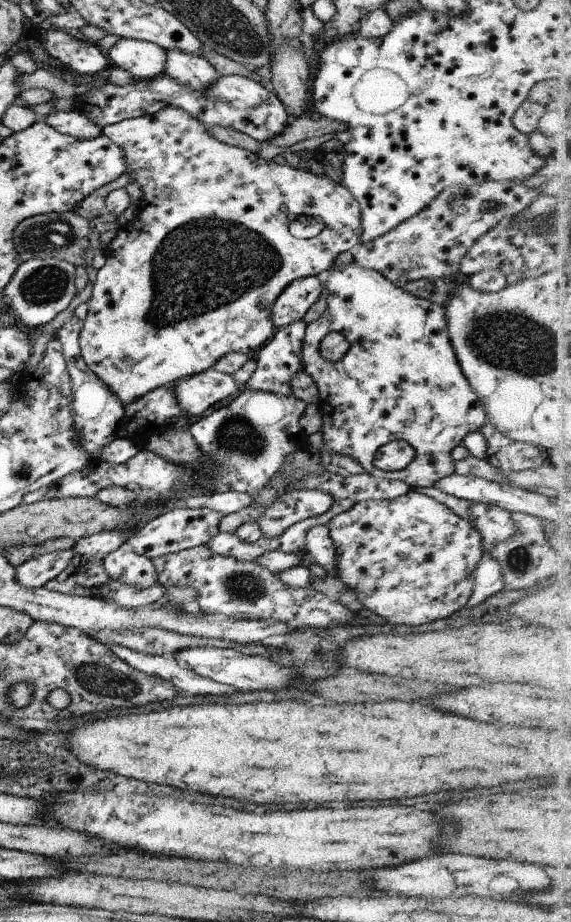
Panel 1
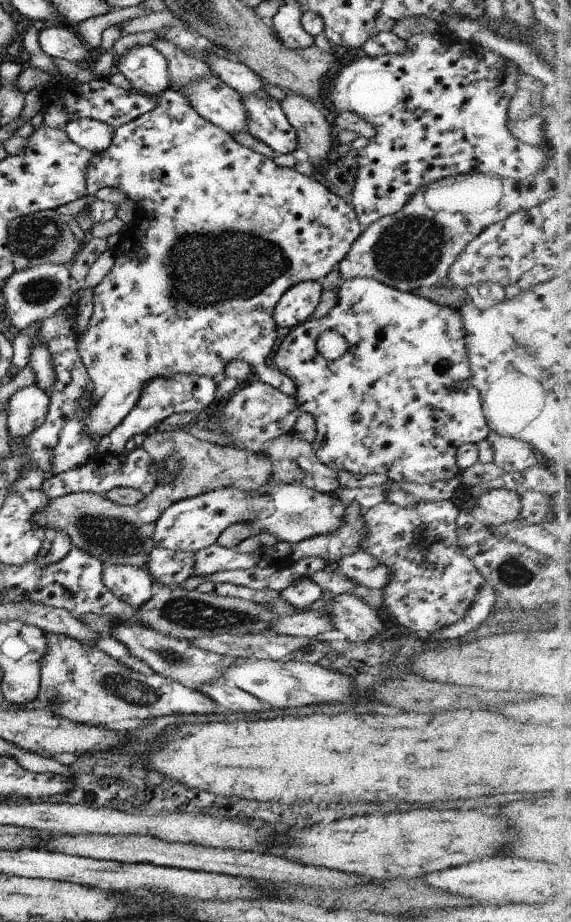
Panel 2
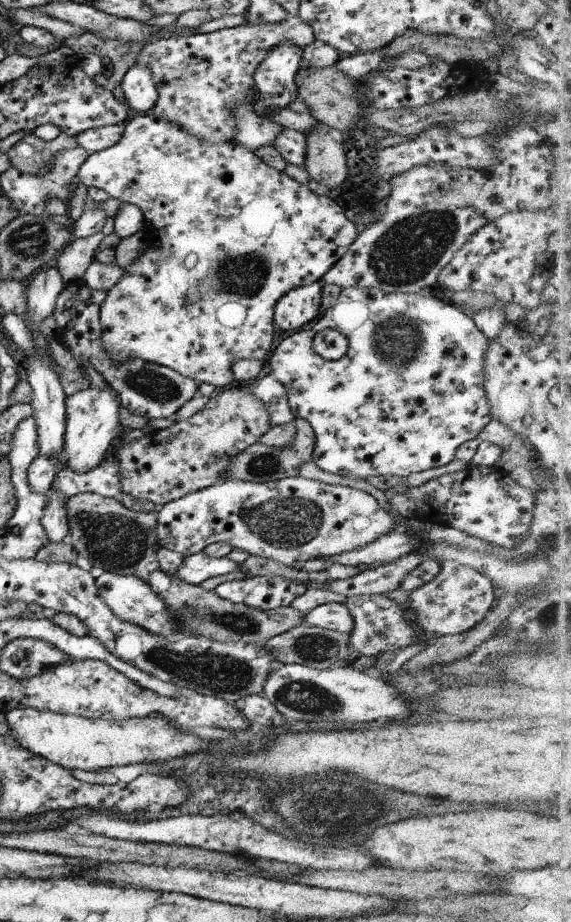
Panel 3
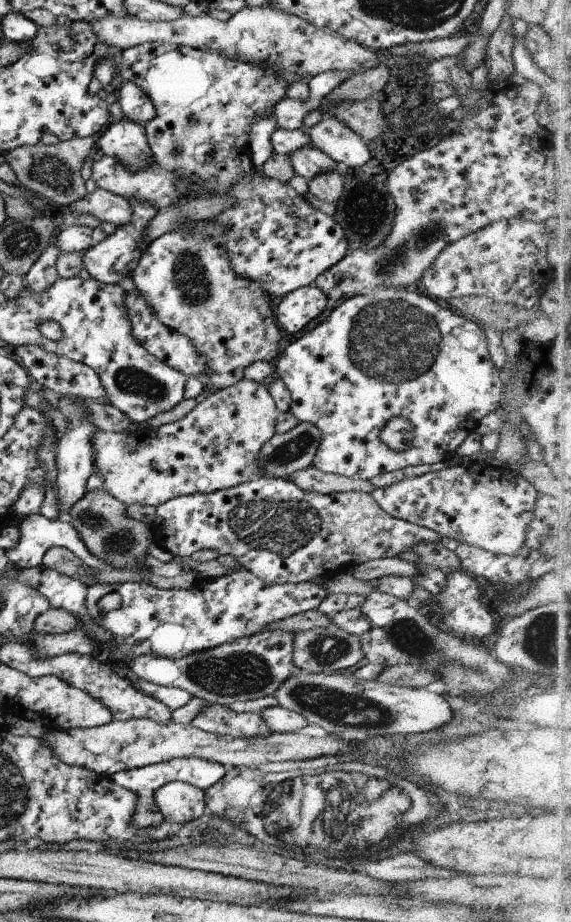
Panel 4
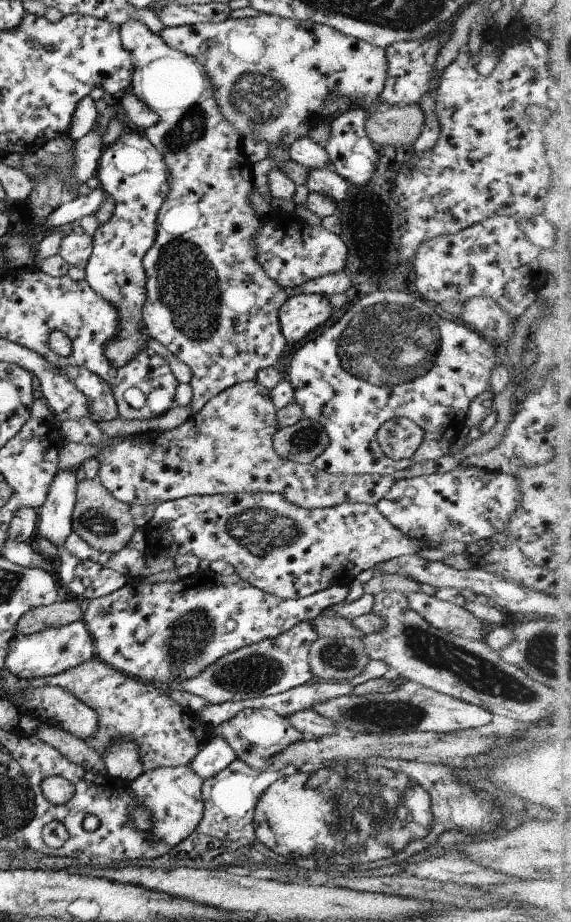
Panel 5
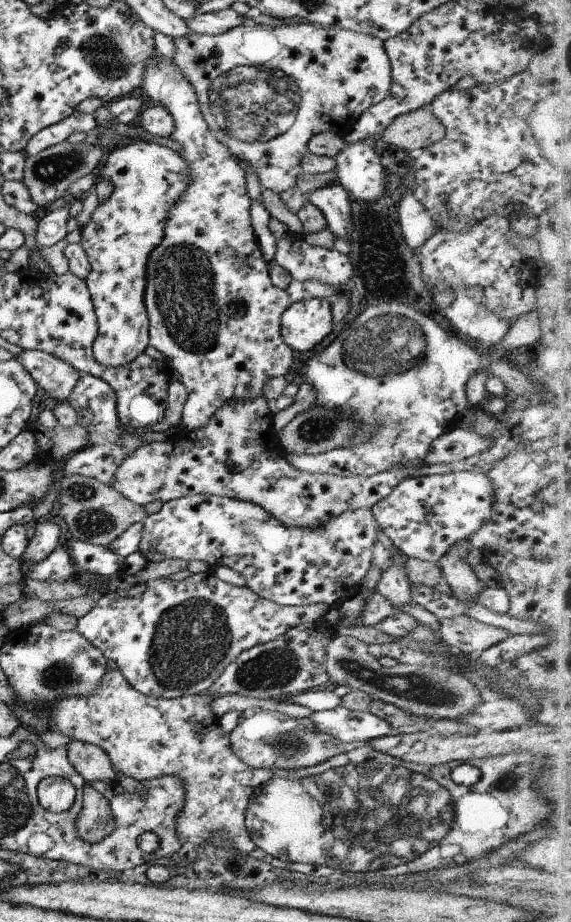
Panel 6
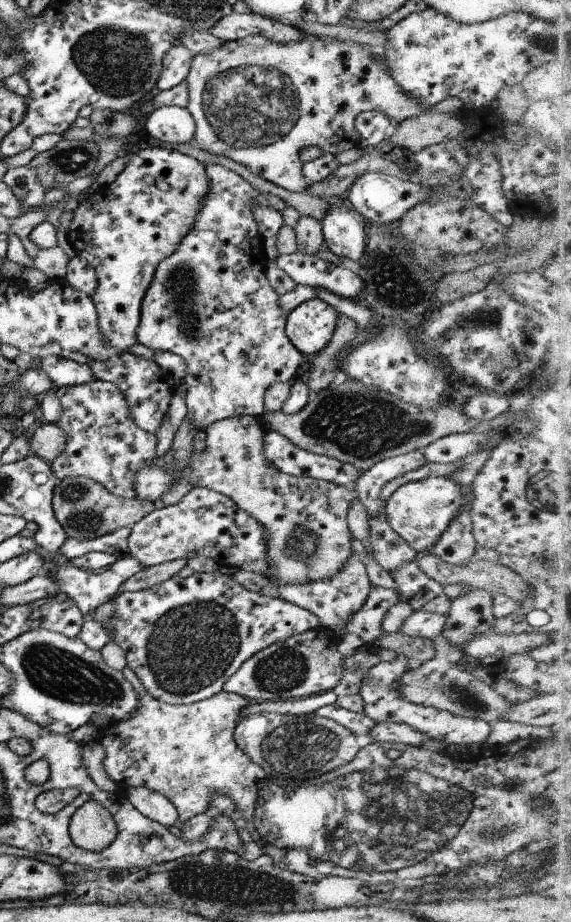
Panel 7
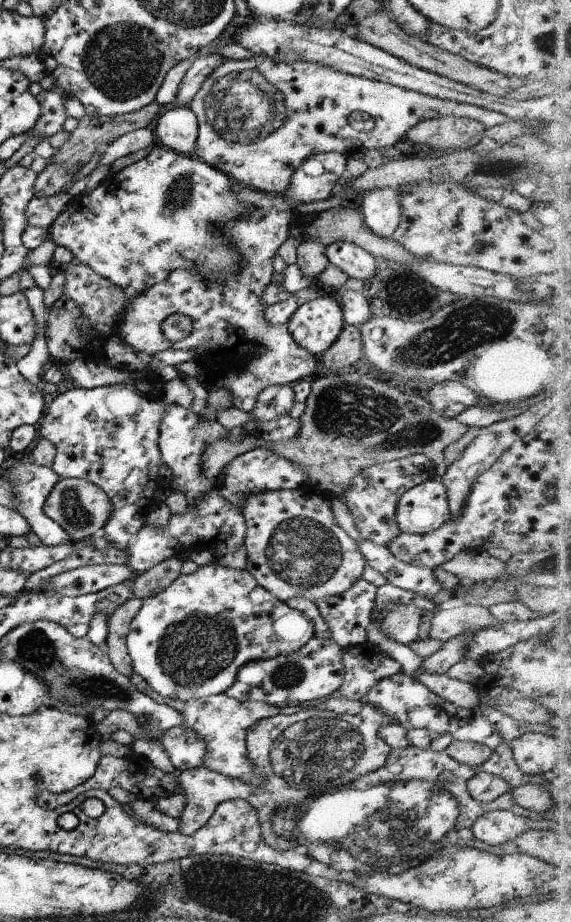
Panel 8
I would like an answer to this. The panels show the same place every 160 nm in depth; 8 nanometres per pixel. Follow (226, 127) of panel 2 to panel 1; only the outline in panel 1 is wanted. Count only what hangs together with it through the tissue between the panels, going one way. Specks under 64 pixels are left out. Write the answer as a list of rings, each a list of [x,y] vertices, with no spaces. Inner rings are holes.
[[[165,50],[163,70],[169,78],[177,80],[177,84],[193,90],[207,88],[209,84],[213,84],[213,80],[217,80],[218,74],[203,57],[181,50]]]

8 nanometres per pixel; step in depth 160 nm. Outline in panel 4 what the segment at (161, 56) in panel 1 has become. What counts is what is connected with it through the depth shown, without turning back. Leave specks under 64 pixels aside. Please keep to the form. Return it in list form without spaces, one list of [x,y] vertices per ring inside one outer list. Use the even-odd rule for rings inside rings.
[[[125,80],[118,88],[116,101],[119,103],[125,118],[129,121],[143,125],[153,119],[154,109],[149,98],[133,82]]]

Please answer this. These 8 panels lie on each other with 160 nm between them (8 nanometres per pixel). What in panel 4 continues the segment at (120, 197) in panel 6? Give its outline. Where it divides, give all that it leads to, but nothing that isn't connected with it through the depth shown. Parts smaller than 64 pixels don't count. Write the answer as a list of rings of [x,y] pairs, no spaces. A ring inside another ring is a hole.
[[[125,117],[117,122],[110,122],[95,137],[95,148],[104,156],[117,158],[123,166],[137,172],[151,158],[149,146],[142,125],[129,121]],[[129,200],[128,204],[132,213],[129,222],[125,226],[116,228],[113,234],[105,236],[101,242],[83,253],[83,267],[91,279],[97,280],[97,283],[117,284],[119,280],[129,277],[133,268],[137,266],[144,249],[148,246],[143,242],[145,226],[156,215],[157,210],[153,210],[153,206],[143,200]]]

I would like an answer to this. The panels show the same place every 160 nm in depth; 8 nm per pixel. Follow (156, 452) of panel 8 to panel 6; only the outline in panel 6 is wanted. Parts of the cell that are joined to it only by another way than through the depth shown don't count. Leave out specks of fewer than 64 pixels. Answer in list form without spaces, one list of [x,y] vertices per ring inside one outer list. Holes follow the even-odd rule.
[[[80,375],[66,400],[72,409],[76,410],[76,424],[86,428],[86,443],[78,451],[71,453],[60,462],[61,474],[81,475],[89,477],[106,485],[111,485],[114,472],[125,457],[135,449],[147,444],[138,432],[126,433],[119,427],[116,415],[116,394],[113,389],[100,378],[91,375]]]

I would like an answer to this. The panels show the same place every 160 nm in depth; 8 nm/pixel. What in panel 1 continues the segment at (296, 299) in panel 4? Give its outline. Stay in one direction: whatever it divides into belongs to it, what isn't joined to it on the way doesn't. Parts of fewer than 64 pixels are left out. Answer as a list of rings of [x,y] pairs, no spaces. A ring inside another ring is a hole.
[[[316,276],[293,280],[271,306],[271,322],[275,329],[303,320],[307,310],[321,296],[321,290],[321,282]]]

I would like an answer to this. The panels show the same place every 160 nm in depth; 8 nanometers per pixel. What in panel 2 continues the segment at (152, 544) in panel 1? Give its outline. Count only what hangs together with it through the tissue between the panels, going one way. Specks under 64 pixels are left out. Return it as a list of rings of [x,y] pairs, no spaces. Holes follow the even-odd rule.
[[[277,484],[273,486],[267,494],[259,494],[259,492],[241,492],[237,488],[217,488],[211,492],[203,492],[199,496],[179,500],[165,508],[155,524],[153,524],[153,534],[149,540],[153,540],[151,544],[155,544],[155,548],[163,548],[180,552],[197,553],[203,548],[216,543],[217,536],[231,526],[231,524],[249,524],[251,535],[259,535],[259,532],[267,532],[273,534],[273,538],[277,538],[278,542],[286,544],[296,544],[299,540],[311,538],[311,536],[319,536],[319,534],[331,534],[335,532],[341,525],[341,518],[345,512],[345,504],[331,493],[315,492],[311,488],[305,488],[299,484]]]

